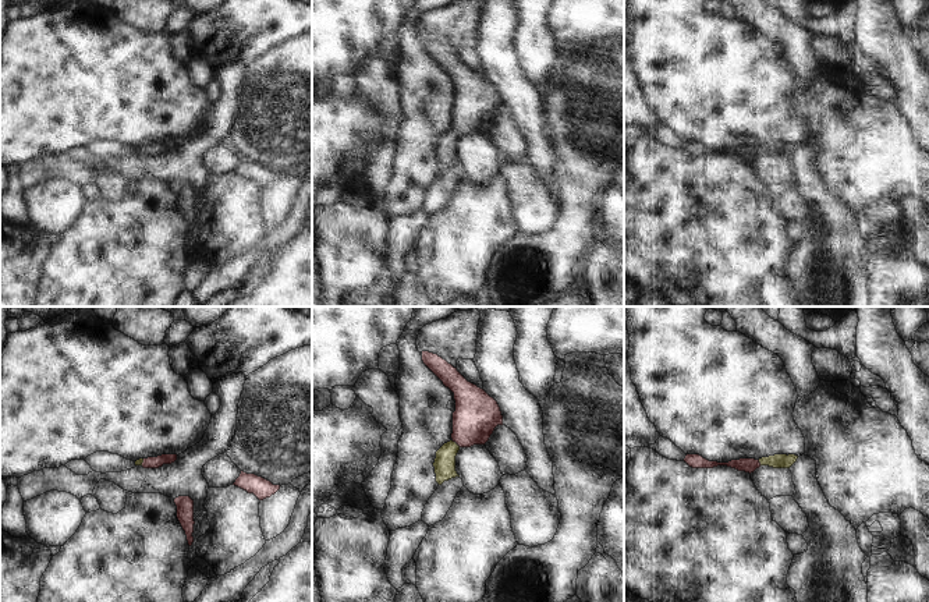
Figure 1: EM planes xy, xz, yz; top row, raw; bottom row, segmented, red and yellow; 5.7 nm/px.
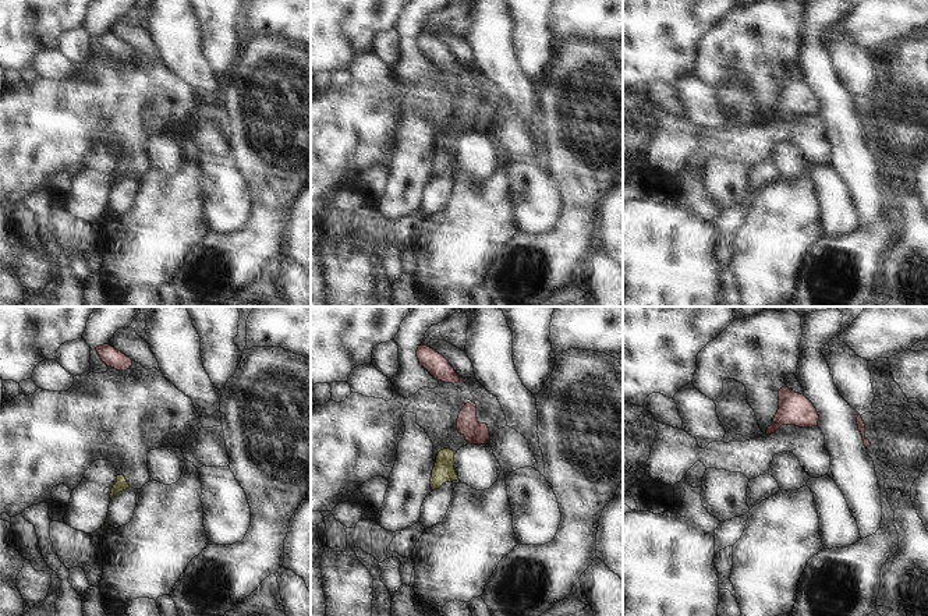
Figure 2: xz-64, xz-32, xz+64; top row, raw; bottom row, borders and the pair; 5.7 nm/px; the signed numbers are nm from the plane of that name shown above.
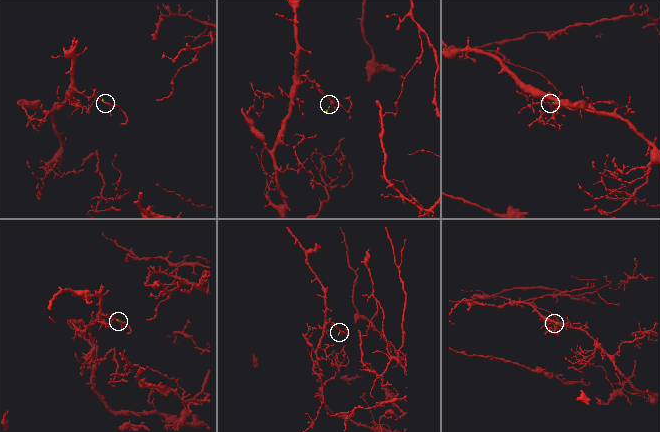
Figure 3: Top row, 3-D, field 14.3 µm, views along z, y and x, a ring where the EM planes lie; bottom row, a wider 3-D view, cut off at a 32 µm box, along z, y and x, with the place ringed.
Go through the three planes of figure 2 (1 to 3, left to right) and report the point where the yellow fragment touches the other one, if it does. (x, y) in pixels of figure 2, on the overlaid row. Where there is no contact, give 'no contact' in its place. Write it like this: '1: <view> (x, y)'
1: no contact
2: no contact
3: no contact

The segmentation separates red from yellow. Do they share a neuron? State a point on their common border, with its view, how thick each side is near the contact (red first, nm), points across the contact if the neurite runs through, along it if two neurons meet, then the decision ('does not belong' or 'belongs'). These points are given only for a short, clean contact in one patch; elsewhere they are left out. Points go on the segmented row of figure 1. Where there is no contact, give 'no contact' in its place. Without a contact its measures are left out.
contact xz (456, 442); calibres 260 and 130 nm; way xz (477, 414), (474, 422), (456, 442), (447, 452), (445, 463); belongs

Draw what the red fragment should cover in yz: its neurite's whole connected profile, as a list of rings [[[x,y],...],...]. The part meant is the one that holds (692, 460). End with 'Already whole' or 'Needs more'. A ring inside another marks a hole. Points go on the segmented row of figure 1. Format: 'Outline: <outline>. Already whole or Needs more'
Outline: [[[687,454],[684,461],[692,468],[713,468],[717,465],[727,465],[738,471],[745,471],[751,474],[760,465],[769,465],[773,468],[790,468],[797,461],[797,458],[798,456],[795,454],[788,454],[788,456],[774,454],[769,457],[762,457],[759,460],[740,458],[740,460],[731,460],[728,463],[717,463],[717,461],[709,461],[699,454]]]. Needs more.

